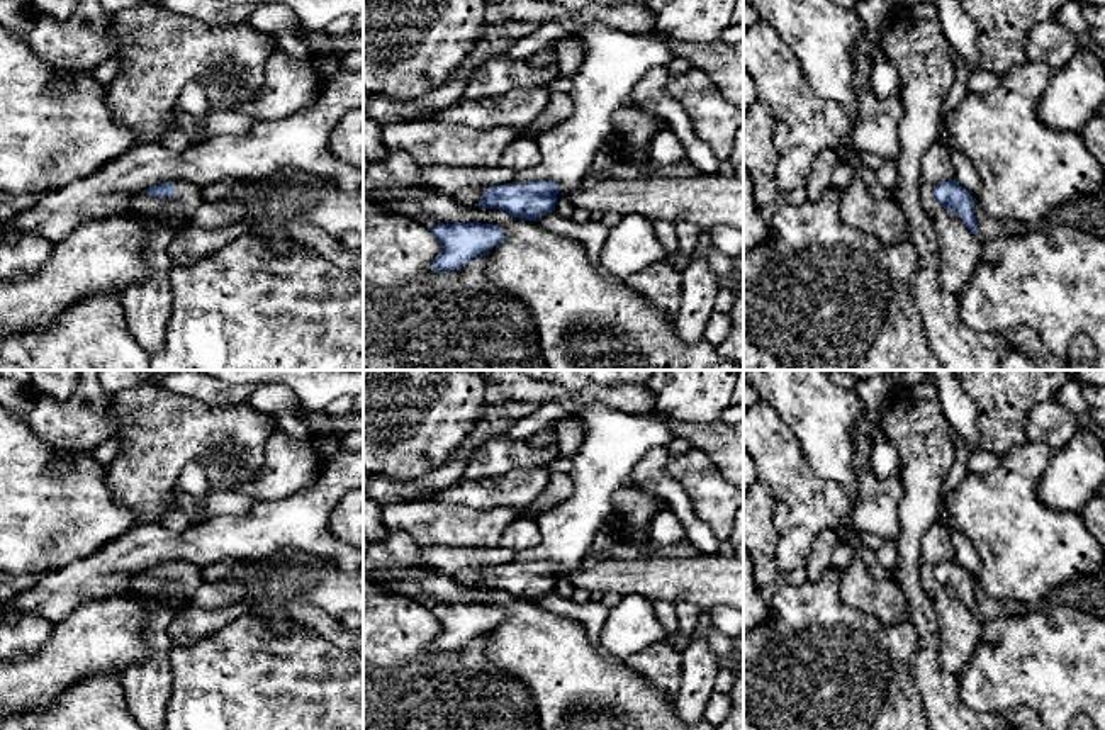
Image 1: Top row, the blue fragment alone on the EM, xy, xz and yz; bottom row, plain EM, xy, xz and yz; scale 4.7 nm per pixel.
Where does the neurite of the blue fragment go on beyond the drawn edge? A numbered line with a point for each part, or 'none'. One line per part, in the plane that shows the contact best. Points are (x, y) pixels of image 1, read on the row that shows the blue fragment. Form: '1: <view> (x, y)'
1: xz (615, 60)

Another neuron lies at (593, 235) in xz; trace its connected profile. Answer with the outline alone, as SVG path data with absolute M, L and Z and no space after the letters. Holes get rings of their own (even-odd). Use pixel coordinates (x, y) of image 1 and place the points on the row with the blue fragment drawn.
M547 212L541 217L535 221L541 229L550 231L553 234L560 234L565 238L574 238L584 243L587 248L591 265L596 270L596 273L606 280L611 282L625 282L613 275L608 268L603 267L601 263L601 251L606 243L606 233L608 229L596 221L589 222L575 222L570 217L564 217L560 214Z

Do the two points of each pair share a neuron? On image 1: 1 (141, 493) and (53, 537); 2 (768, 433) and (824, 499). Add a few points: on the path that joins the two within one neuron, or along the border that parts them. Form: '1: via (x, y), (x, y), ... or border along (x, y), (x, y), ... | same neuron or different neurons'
1: border along (106, 469), (111, 496), (133, 515), (134, 525) | different neurons
2: via (771, 455), (778, 479), (802, 499) | same neuron

